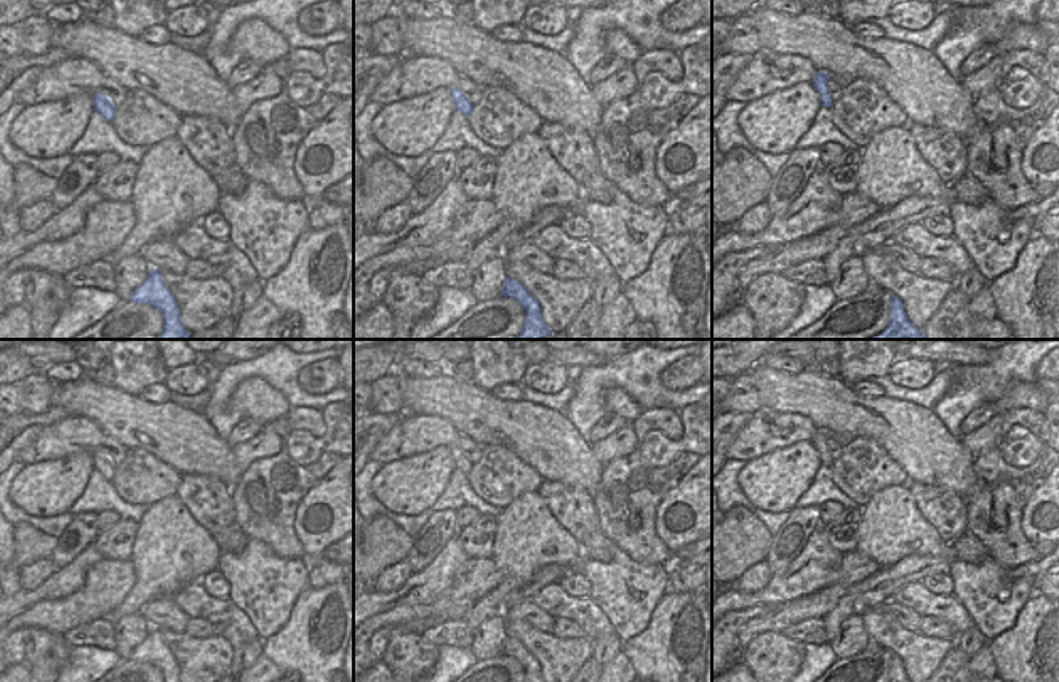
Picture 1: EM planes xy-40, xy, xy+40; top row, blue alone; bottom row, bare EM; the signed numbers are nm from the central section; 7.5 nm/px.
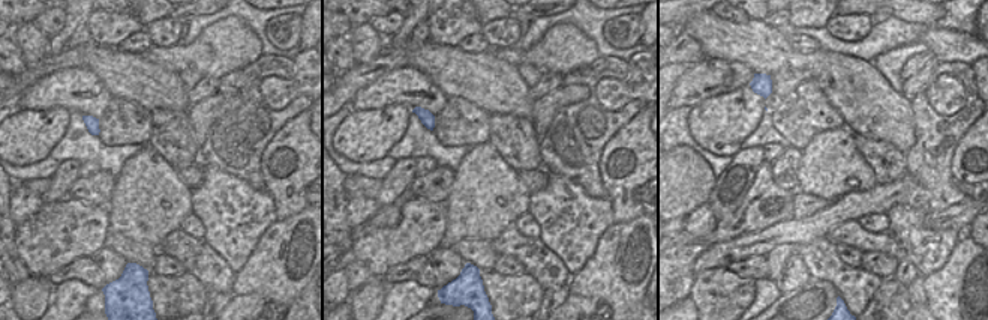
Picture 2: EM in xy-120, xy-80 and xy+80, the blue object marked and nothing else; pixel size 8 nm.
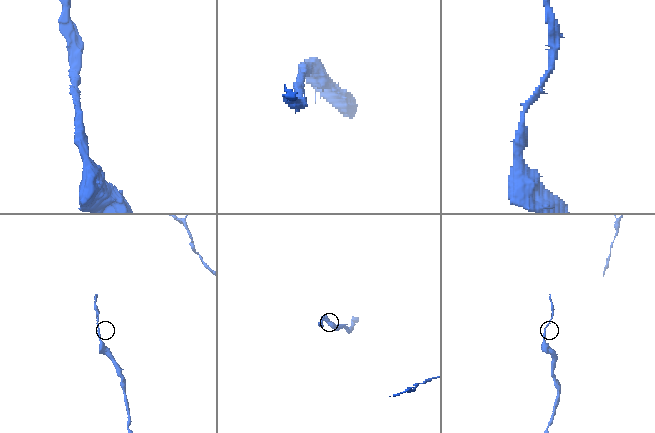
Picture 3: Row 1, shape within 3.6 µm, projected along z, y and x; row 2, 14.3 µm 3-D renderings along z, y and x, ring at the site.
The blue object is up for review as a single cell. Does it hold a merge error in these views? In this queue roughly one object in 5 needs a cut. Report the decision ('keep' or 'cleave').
keep

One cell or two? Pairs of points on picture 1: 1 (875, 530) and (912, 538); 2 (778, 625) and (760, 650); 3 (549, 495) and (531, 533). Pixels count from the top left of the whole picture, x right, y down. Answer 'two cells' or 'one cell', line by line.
1: one cell
2: two cells
3: two cells

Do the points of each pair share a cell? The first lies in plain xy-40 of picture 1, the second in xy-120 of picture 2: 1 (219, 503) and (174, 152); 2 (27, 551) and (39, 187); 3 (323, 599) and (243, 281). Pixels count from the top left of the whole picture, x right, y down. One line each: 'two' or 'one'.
1: one
2: one
3: one

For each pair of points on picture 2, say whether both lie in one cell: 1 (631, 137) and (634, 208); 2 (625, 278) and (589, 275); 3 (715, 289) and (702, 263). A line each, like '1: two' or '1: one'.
1: one
2: one
3: two

